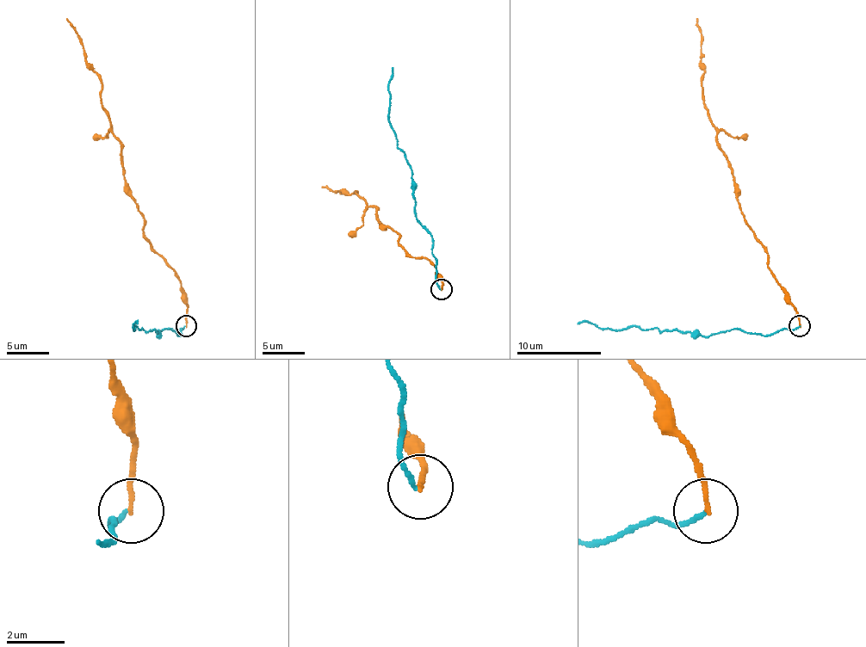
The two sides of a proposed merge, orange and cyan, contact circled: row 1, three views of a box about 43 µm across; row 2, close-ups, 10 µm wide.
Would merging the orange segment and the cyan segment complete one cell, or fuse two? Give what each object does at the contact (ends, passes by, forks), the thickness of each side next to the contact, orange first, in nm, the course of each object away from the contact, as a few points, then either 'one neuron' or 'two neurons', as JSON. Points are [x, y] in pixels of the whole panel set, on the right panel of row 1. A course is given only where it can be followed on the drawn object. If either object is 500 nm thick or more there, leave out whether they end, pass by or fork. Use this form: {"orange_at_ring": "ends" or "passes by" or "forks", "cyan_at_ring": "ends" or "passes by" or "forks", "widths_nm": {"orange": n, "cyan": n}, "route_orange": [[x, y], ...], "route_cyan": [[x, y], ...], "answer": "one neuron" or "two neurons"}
{"orange_at_ring": "ends", "cyan_at_ring": "ends", "widths_nm": {"orange": 150, "cyan": 140}, "route_orange": [[799, 326], [799, 311], [767, 265], [767, 250], [745, 218], [731, 163], [703, 105], [703, 62], [697, 18]], "route_cyan": [[799, 326], [767, 335], [731, 329], [702, 337], [657, 329], [577, 324]], "answer": "two neurons"}

